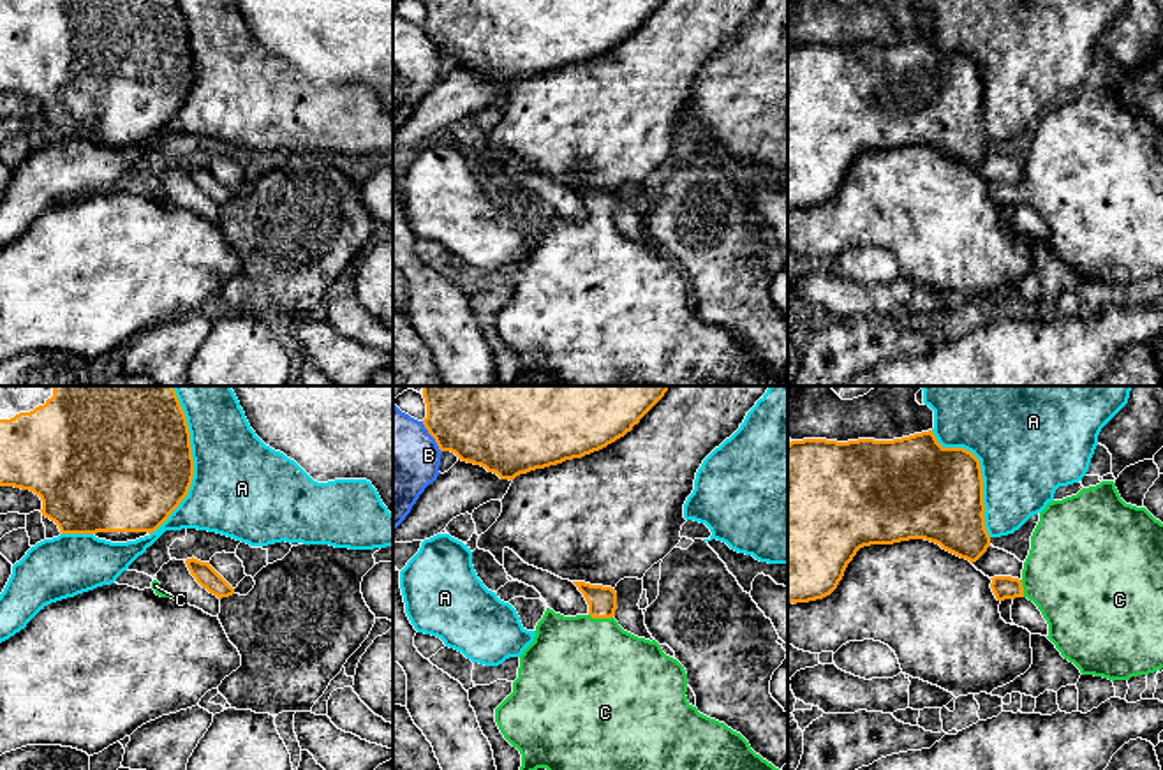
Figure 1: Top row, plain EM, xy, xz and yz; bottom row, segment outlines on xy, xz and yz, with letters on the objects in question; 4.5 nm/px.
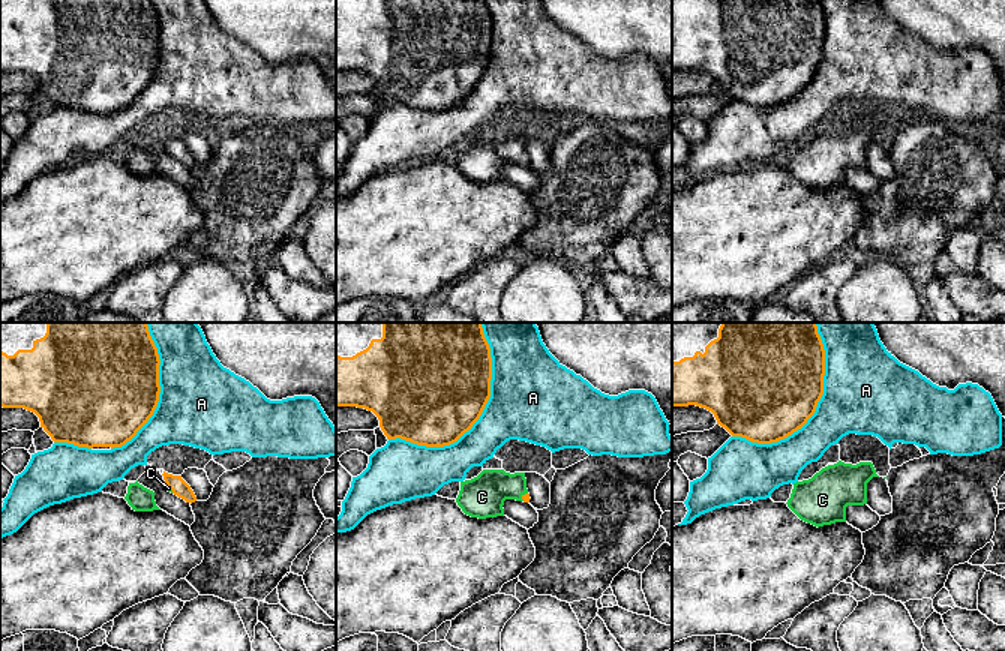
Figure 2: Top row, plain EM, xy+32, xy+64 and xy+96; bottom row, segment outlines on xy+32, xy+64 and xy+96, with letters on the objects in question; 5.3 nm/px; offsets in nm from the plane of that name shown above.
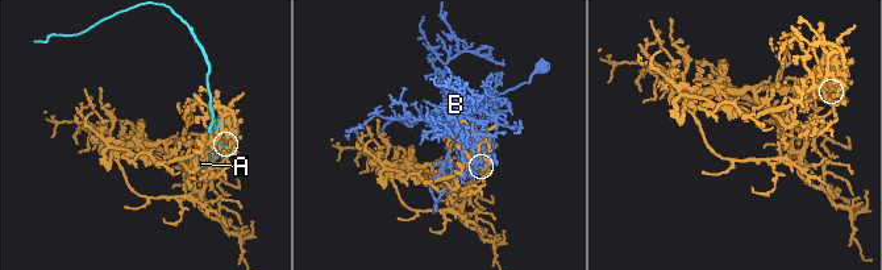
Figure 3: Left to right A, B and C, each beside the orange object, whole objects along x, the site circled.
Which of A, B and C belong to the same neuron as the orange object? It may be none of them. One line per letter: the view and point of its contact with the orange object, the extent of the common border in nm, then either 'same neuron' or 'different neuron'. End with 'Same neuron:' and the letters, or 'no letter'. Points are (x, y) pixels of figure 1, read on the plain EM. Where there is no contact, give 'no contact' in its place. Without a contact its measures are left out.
A: xy (192, 71) | 650 nm | different neuron
B: xz (432, 41) | 170 nm | different neuron
C: xz (601, 222) | 110 nm | same neuron
Same neuron: C

